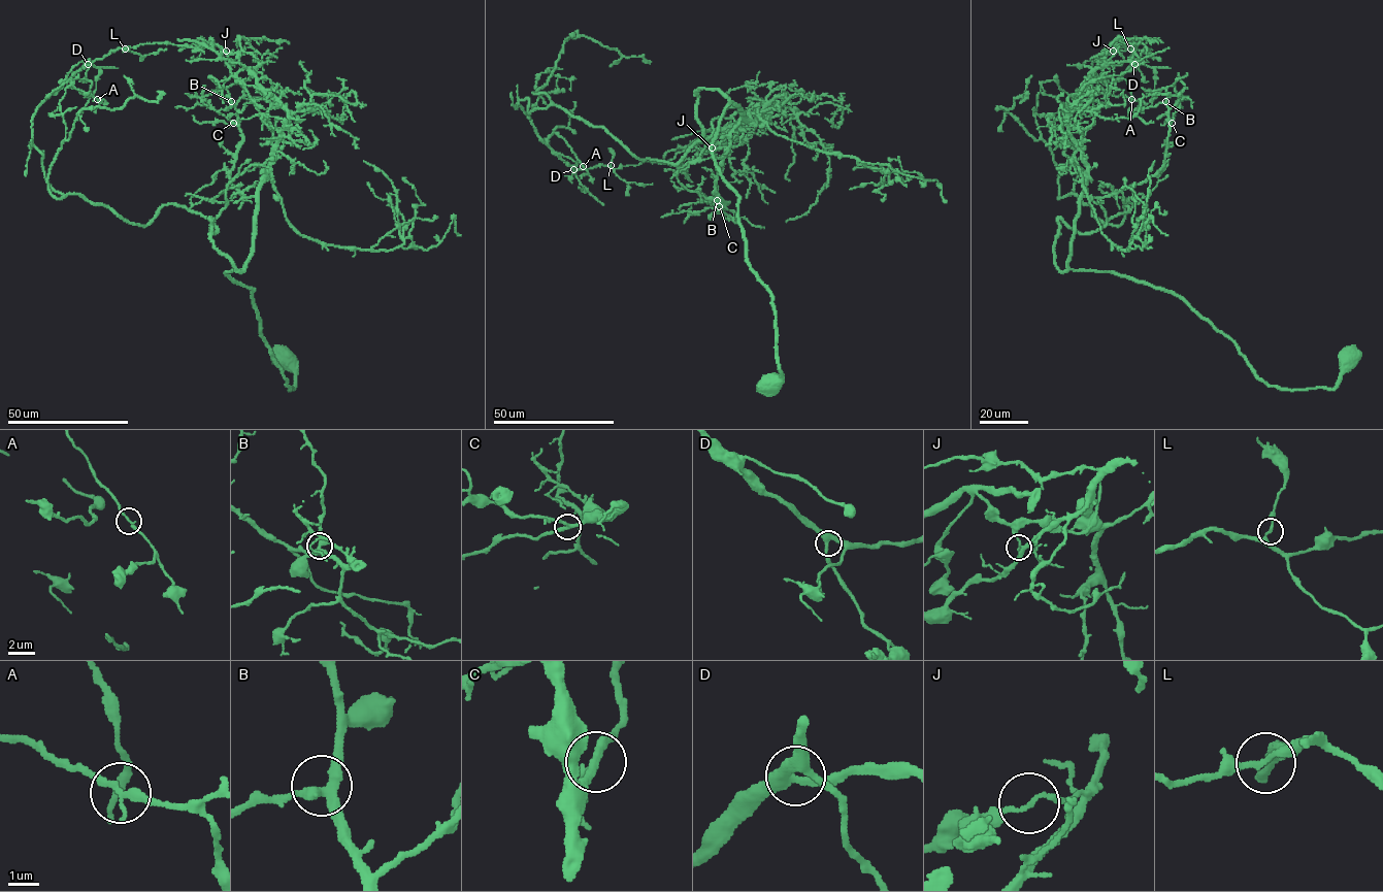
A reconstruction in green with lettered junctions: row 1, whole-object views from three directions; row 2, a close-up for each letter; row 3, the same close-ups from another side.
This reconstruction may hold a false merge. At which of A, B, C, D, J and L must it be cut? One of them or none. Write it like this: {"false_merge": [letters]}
{"false_merge": ["J"]}

